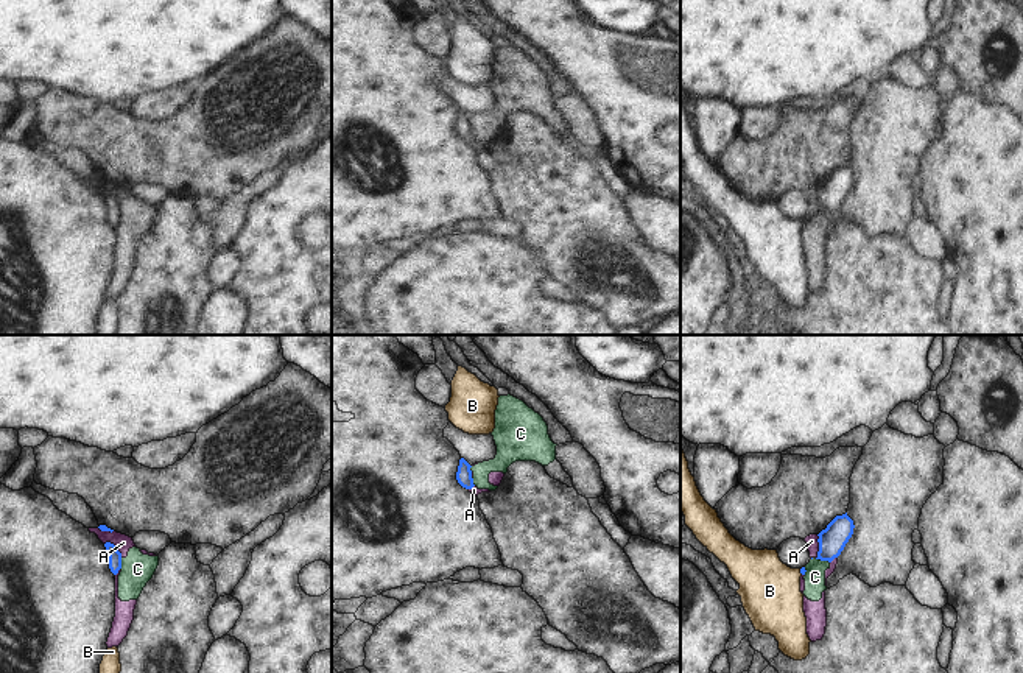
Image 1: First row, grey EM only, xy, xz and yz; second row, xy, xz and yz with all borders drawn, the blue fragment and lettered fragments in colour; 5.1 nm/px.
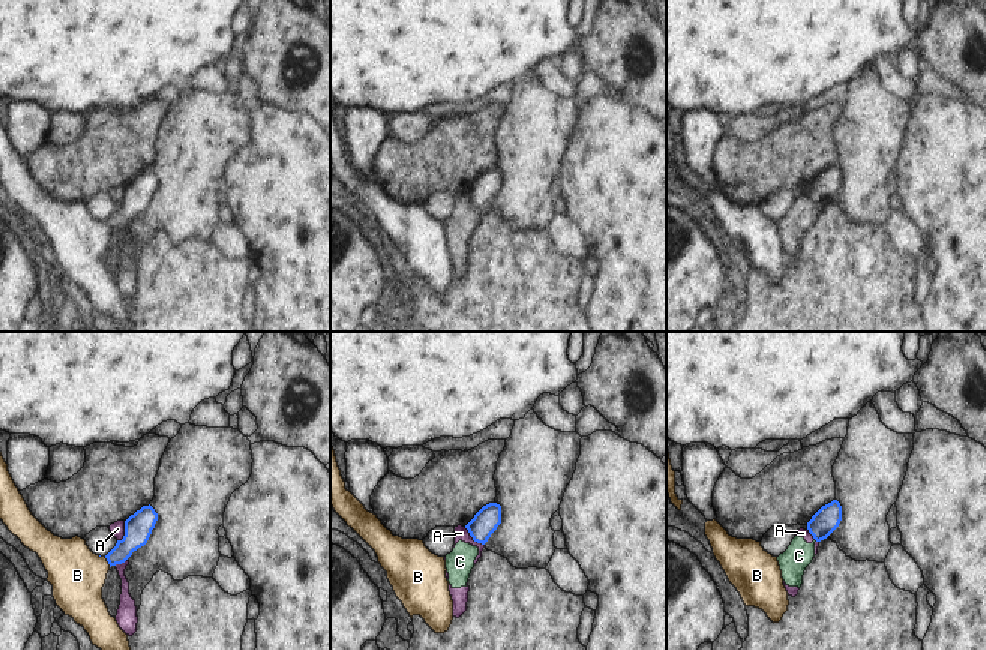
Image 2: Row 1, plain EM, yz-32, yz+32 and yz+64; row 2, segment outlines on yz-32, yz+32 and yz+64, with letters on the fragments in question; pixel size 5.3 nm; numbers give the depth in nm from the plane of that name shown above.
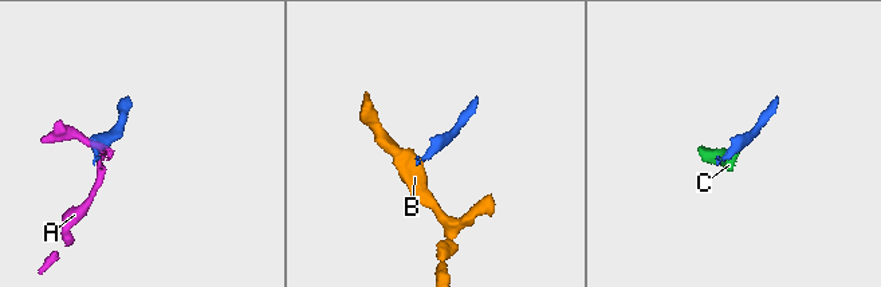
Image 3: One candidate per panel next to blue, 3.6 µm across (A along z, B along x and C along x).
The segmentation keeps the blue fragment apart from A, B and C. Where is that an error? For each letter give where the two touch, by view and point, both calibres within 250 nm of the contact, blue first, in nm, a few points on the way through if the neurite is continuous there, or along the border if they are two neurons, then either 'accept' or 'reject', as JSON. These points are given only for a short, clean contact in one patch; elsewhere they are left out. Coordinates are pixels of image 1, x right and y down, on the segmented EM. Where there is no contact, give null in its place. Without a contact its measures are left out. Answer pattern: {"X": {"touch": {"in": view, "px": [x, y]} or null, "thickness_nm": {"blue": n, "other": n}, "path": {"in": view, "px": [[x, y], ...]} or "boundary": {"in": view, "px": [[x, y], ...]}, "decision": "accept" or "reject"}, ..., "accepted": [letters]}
{"A": {"touch": {"in": "yz", "px": [819, 547]}, "thickness_nm": {"blue": 140, "other": 60}, "boundary": {"in": "yz", "px": [[818, 535], [816, 558]]}, "decision": "reject"}, "B": {"touch": {"in": "yz", "px": [801, 572]}, "thickness_nm": {"blue": 30, "other": 320}, "path": {"in": "yz", "px": [[802, 570], [801, 572], [769, 591]]}, "decision": "accept"}, "C": {"touch": {"in": "yz", "px": [821, 560]}, "thickness_nm": {"blue": 140, "other": 110}, "boundary": {"in": "yz", "px": [[812, 558], [829, 563]]}, "decision": "reject"}, "accepted": ["B"]}

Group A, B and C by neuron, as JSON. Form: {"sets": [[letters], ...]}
{"sets": [["A", "C"], ["B"]]}

